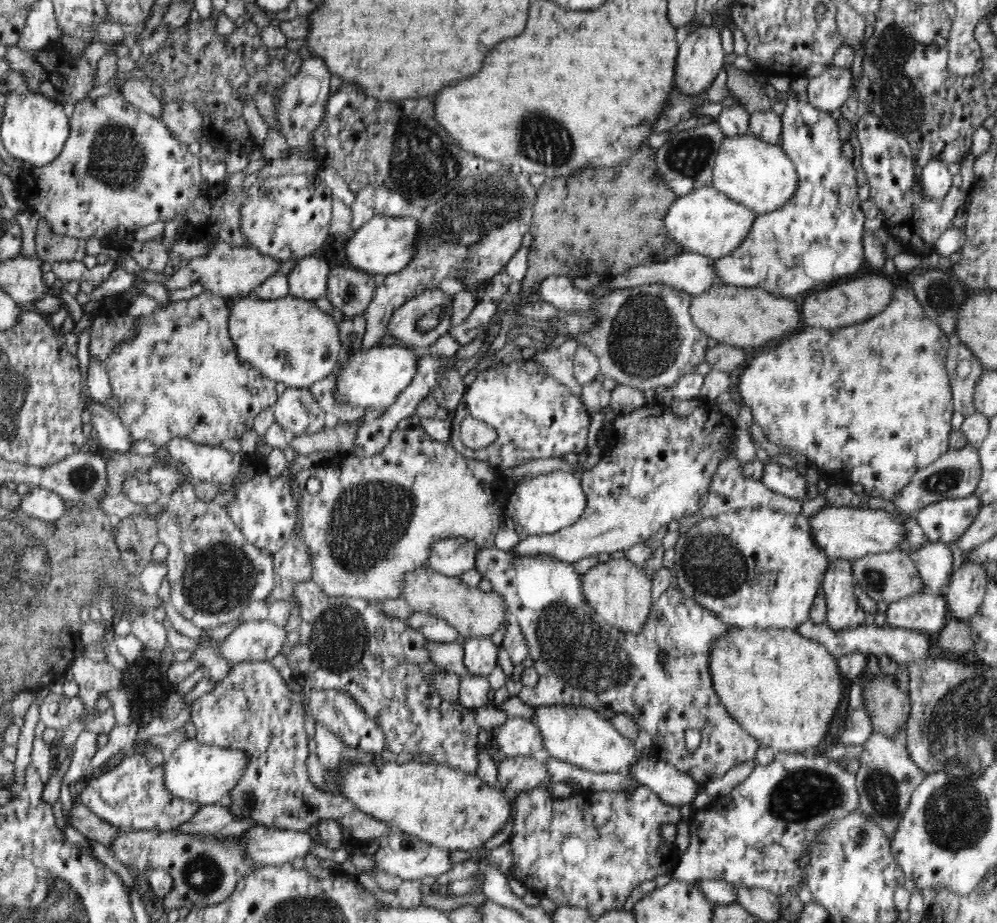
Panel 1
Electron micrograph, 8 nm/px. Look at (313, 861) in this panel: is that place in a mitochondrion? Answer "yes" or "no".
no

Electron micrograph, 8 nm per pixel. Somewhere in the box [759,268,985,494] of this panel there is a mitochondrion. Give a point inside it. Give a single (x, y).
(940, 294)

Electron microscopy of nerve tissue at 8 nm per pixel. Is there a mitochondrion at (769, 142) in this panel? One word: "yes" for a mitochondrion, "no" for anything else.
no

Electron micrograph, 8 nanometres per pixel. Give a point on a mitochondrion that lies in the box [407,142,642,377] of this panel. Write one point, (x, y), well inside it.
(482, 214)

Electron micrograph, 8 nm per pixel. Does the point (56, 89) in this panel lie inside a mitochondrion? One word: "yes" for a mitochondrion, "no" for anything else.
no

